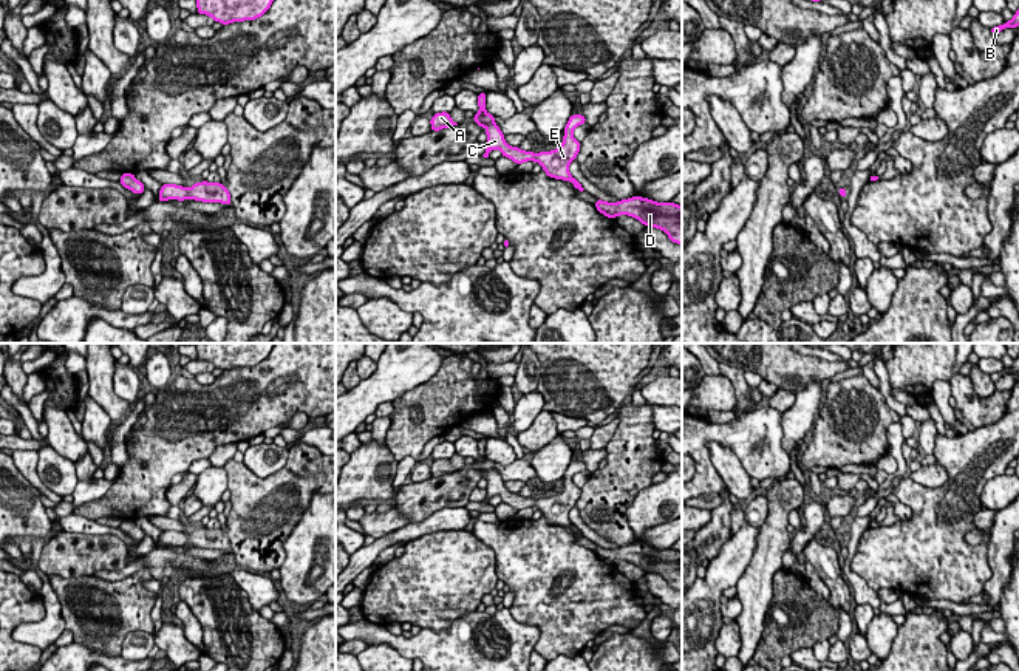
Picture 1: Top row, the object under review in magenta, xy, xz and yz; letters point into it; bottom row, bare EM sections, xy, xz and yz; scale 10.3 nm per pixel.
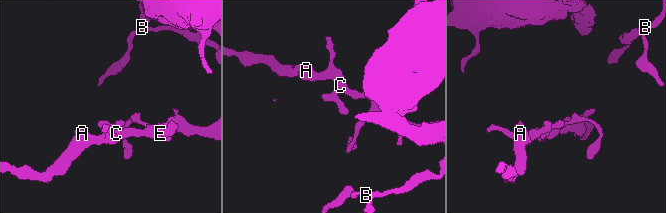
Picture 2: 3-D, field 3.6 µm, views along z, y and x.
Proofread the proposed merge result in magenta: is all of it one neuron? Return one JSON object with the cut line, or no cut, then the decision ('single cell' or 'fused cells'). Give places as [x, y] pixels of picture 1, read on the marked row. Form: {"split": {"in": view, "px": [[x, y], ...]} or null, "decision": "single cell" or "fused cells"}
{"split": null, "decision": "single cell"}

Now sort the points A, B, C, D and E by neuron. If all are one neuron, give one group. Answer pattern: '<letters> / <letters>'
A B C D E

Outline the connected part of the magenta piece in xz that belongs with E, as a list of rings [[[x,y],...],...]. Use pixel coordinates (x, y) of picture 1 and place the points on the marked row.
[[[486,91],[478,94],[478,107],[479,111],[475,113],[473,121],[482,128],[486,127],[486,135],[487,135],[487,148],[486,153],[482,155],[484,158],[489,158],[489,153],[495,148],[501,150],[501,155],[512,159],[516,164],[523,164],[527,161],[535,161],[538,162],[546,175],[549,178],[555,179],[563,179],[563,181],[571,181],[574,187],[580,192],[584,189],[581,184],[571,176],[569,173],[569,164],[577,158],[580,152],[581,142],[578,142],[572,130],[577,128],[581,124],[586,124],[586,118],[583,114],[572,114],[564,127],[564,136],[563,136],[563,144],[550,152],[524,152],[518,147],[510,147],[499,127],[495,124],[495,116],[489,114],[486,111]]]

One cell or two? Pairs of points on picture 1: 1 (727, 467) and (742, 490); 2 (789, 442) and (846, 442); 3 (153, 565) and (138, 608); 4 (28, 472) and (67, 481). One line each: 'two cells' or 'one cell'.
1: one cell
2: two cells
3: two cells
4: two cells

